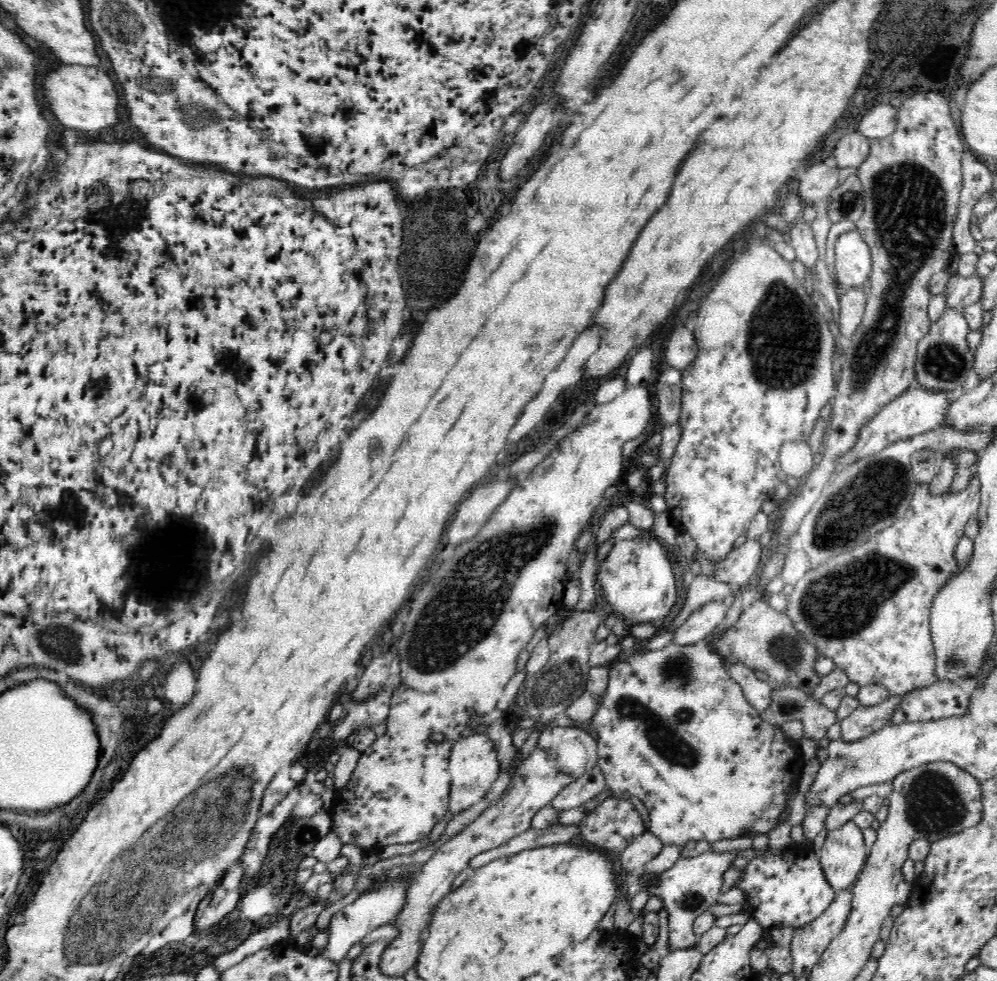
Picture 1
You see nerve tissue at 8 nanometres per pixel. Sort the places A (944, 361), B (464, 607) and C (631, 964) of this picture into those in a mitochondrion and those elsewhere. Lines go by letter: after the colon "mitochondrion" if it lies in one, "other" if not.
A: mitochondrion
B: mitochondrion
C: other

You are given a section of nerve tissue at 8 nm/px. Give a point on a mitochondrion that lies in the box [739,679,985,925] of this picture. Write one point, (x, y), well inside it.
(933, 804)

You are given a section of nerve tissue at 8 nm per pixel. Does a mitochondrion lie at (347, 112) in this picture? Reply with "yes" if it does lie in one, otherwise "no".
no

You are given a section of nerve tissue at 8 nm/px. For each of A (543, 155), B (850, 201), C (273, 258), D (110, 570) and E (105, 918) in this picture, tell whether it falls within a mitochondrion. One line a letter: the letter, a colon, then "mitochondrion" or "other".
A: other
B: mitochondrion
C: other
D: other
E: mitochondrion

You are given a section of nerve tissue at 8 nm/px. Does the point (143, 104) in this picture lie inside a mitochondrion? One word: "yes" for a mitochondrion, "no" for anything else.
no

